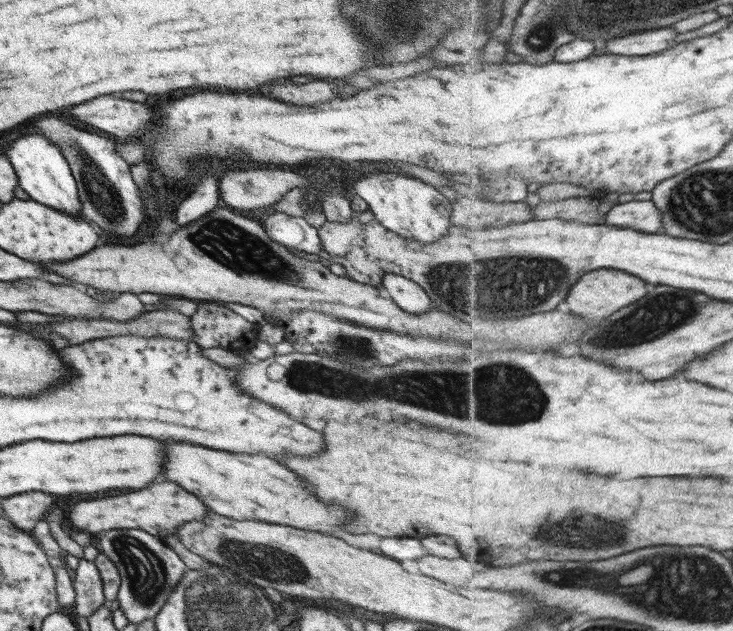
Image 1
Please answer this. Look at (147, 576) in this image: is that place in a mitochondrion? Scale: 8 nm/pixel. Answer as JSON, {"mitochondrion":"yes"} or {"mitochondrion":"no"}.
{"mitochondrion":"yes"}

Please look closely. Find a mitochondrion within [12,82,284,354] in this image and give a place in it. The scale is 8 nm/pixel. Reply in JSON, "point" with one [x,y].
{"point":[102,196]}

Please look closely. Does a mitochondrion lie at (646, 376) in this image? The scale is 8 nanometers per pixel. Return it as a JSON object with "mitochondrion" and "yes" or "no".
{"mitochondrion":"no"}

